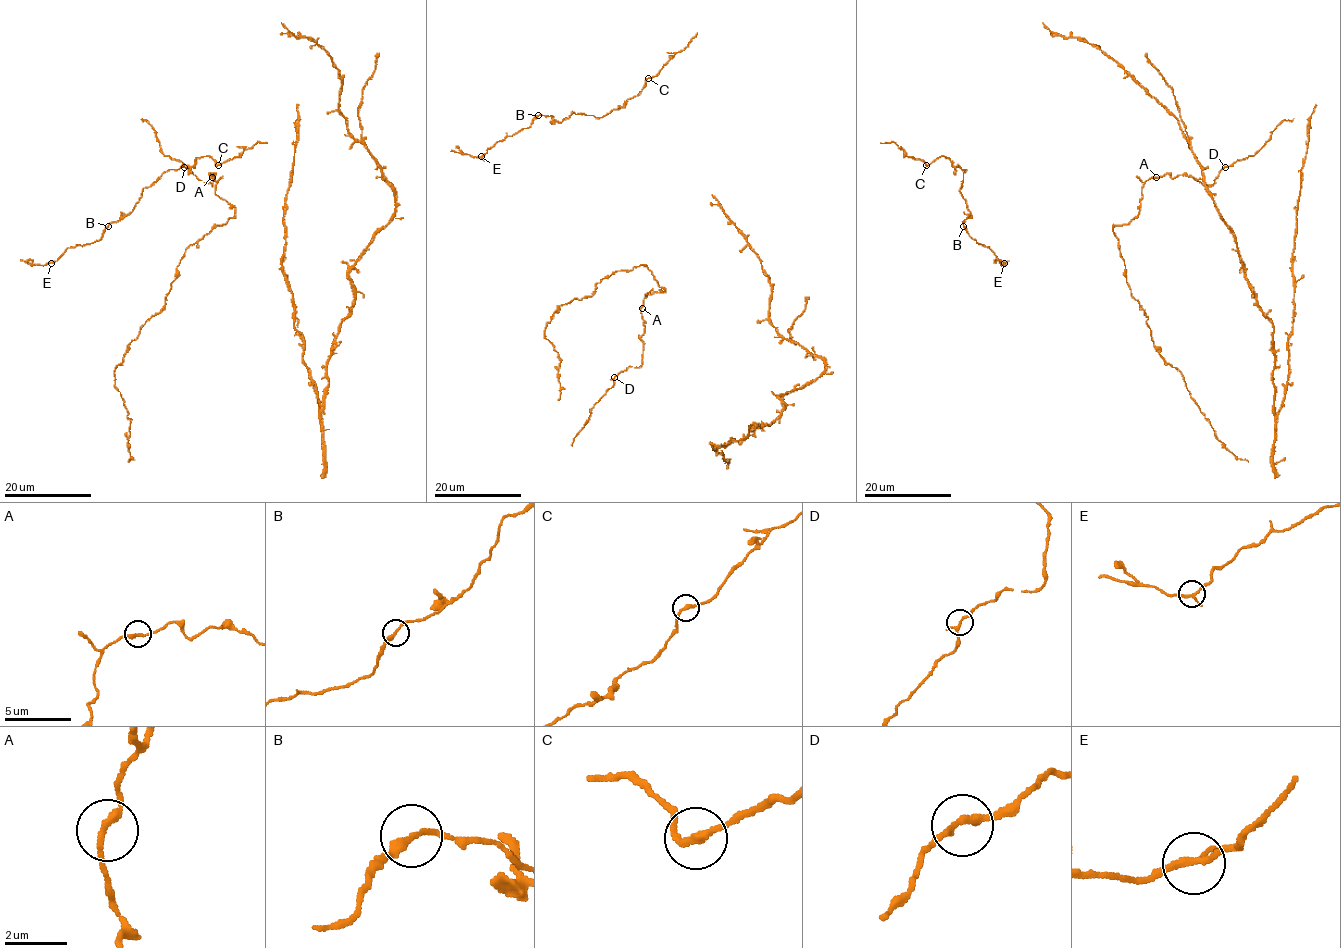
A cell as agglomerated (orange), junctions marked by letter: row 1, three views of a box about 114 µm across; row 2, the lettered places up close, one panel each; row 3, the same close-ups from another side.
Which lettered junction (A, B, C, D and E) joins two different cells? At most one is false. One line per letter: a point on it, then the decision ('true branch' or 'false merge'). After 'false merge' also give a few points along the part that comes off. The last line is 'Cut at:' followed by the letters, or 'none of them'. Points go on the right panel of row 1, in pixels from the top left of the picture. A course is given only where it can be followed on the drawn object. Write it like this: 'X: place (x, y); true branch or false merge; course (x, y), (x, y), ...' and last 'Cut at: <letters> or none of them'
A: place (1156, 177); true branch
B: place (963, 226); true branch
C: place (926, 165); true branch
D: place (1225, 167); true branch
E: place (1004, 263); true branch
Cut at: none of them

